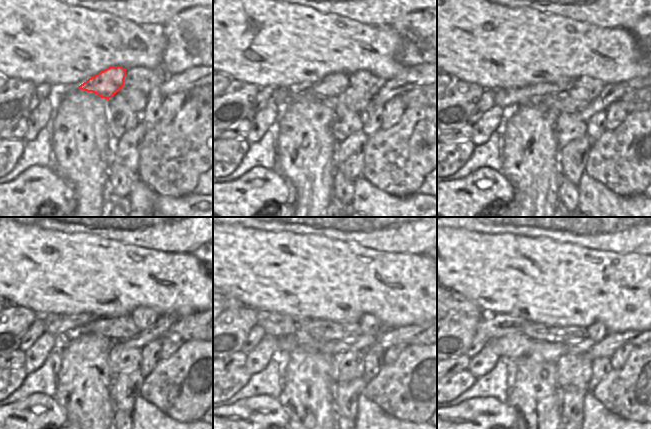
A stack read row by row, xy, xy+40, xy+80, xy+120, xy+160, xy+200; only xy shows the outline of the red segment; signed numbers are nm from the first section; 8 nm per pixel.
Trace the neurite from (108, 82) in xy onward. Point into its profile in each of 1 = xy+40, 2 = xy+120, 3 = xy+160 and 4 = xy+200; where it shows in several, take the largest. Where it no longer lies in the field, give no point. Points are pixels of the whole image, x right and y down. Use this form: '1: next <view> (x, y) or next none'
1: next xy+40 (331, 85)
2: next xy+120 (60, 325)
3: next xy+160 (278, 325)
4: next xy+200 (492, 325)

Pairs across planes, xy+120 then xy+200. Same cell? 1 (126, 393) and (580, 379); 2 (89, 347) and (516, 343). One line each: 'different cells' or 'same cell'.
1: different cells
2: different cells

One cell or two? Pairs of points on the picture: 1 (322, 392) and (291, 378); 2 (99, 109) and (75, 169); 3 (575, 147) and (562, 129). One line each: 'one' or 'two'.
1: one
2: one
3: two

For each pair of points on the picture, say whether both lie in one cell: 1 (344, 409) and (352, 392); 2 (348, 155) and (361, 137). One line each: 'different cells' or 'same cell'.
1: same cell
2: same cell

